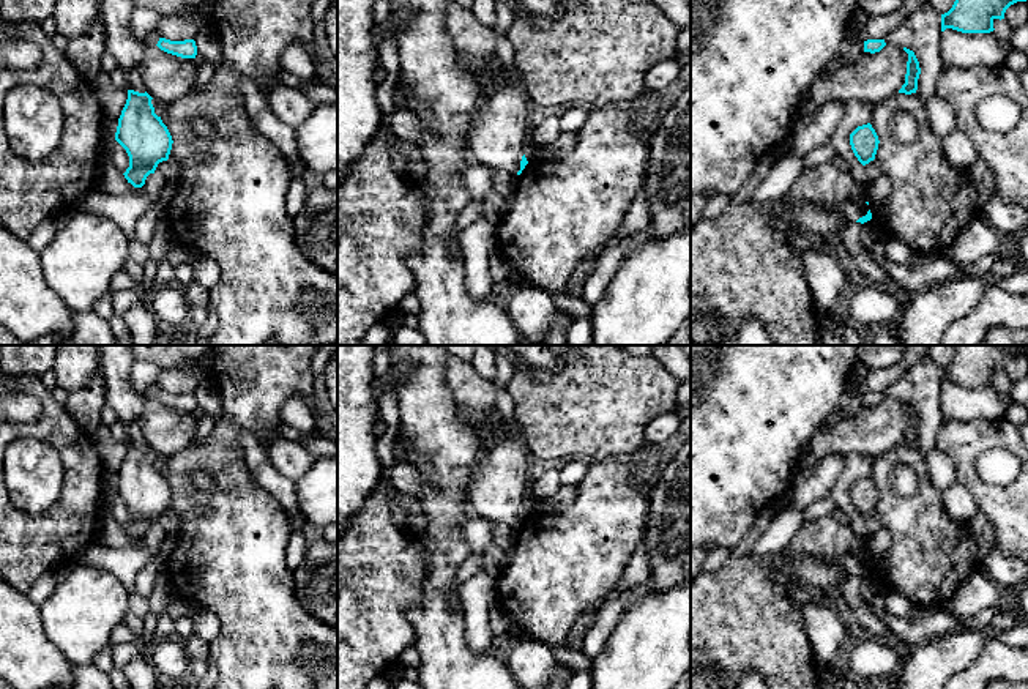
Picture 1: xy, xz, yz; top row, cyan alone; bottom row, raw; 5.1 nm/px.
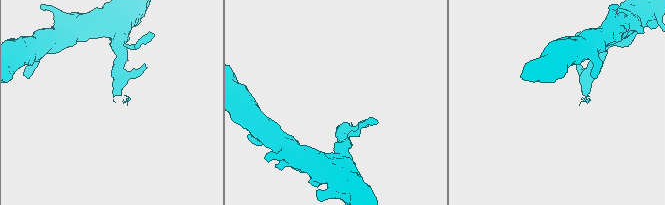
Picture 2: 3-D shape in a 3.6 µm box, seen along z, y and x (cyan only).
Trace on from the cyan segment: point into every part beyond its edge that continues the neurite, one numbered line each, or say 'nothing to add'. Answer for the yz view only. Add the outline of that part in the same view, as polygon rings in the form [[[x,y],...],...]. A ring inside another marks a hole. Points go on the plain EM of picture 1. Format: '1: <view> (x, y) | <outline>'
1: yz (822, 577) | [[[798,555],[788,558],[784,572],[809,593],[820,596],[836,609],[845,609],[840,583],[845,575],[856,575],[866,569],[869,558],[844,555],[840,560],[828,561]]]

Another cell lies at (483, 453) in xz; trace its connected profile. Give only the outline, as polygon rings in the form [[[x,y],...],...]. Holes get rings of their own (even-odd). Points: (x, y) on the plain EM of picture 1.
[[[482,443],[482,446],[479,448],[479,451],[476,454],[476,459],[475,459],[475,462],[471,465],[470,478],[468,478],[468,482],[467,482],[467,492],[468,492],[470,486],[471,486],[471,482],[475,481],[475,478],[478,476],[481,467],[487,460],[487,457],[489,457],[489,449]]]

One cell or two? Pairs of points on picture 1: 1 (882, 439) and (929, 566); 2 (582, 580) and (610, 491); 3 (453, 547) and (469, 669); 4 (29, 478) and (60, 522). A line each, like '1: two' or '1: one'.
1: two
2: one
3: one
4: two

